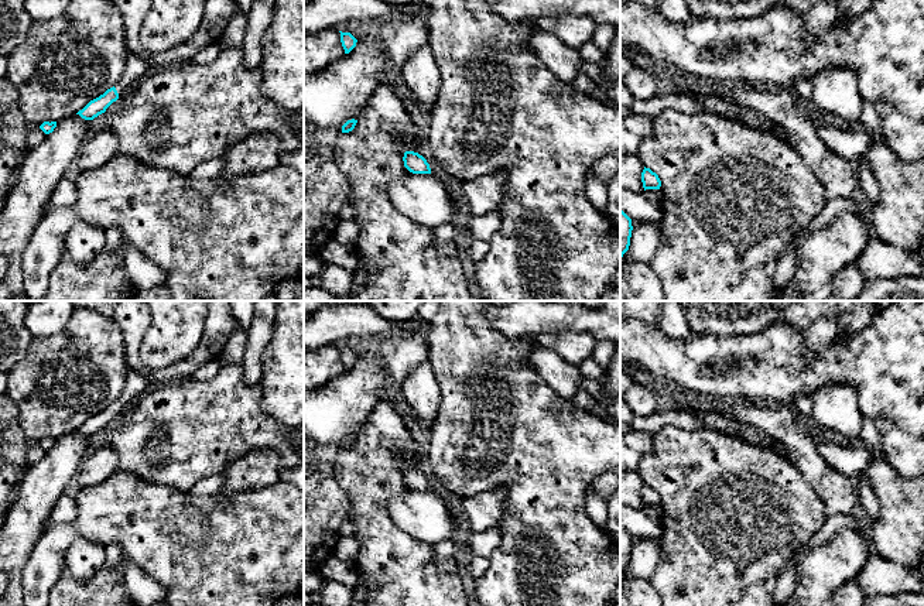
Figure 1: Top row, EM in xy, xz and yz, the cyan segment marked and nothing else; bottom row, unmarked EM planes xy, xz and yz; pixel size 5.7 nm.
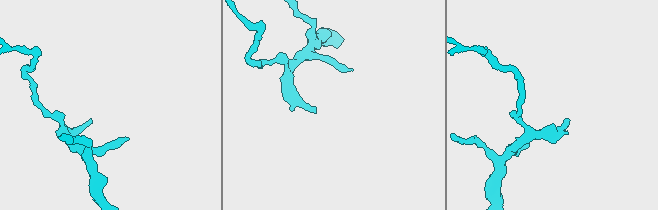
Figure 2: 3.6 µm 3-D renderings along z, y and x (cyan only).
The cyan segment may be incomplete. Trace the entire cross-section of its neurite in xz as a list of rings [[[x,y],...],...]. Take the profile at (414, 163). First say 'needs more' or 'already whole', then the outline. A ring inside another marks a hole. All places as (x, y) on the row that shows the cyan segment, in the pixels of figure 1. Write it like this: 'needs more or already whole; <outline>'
already whole; [[[405,151],[403,161],[404,161],[404,167],[413,174],[431,174],[430,164],[418,153]]]

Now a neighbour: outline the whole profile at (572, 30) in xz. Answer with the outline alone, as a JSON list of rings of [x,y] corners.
[[[558,14],[538,18],[537,27],[557,37],[565,47],[578,49],[592,41],[596,23],[589,16]]]

